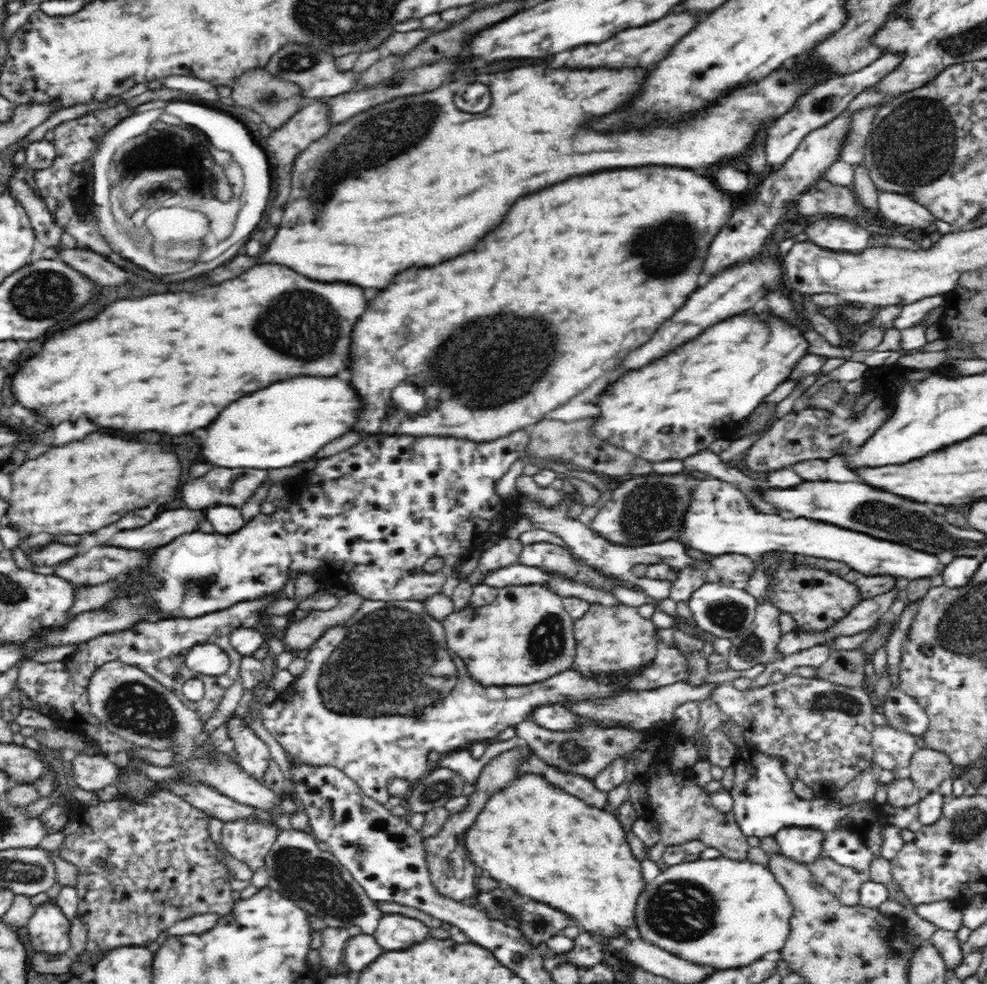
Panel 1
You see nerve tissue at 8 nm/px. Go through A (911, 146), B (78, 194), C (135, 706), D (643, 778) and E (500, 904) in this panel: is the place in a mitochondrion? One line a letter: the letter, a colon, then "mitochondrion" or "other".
A: mitochondrion
B: mitochondrion
C: mitochondrion
D: other
E: mitochondrion

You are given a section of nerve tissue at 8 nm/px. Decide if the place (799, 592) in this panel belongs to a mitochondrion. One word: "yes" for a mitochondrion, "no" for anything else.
no

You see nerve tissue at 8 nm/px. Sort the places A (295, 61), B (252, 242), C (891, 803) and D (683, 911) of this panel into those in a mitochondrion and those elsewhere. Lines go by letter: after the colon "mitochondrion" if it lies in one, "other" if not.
A: mitochondrion
B: other
C: other
D: mitochondrion

